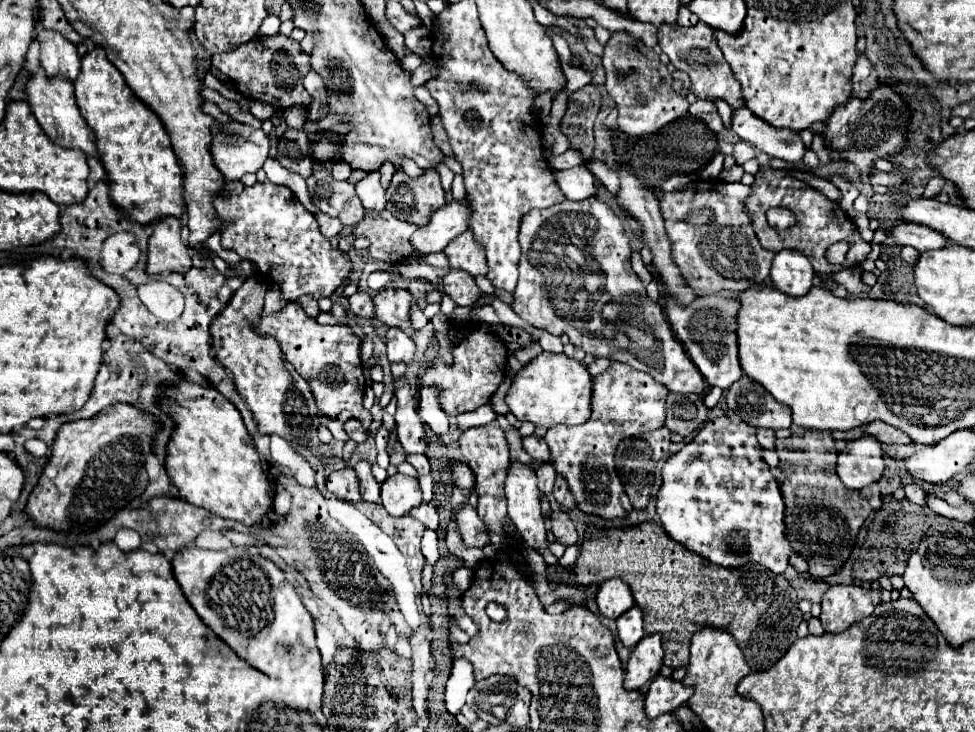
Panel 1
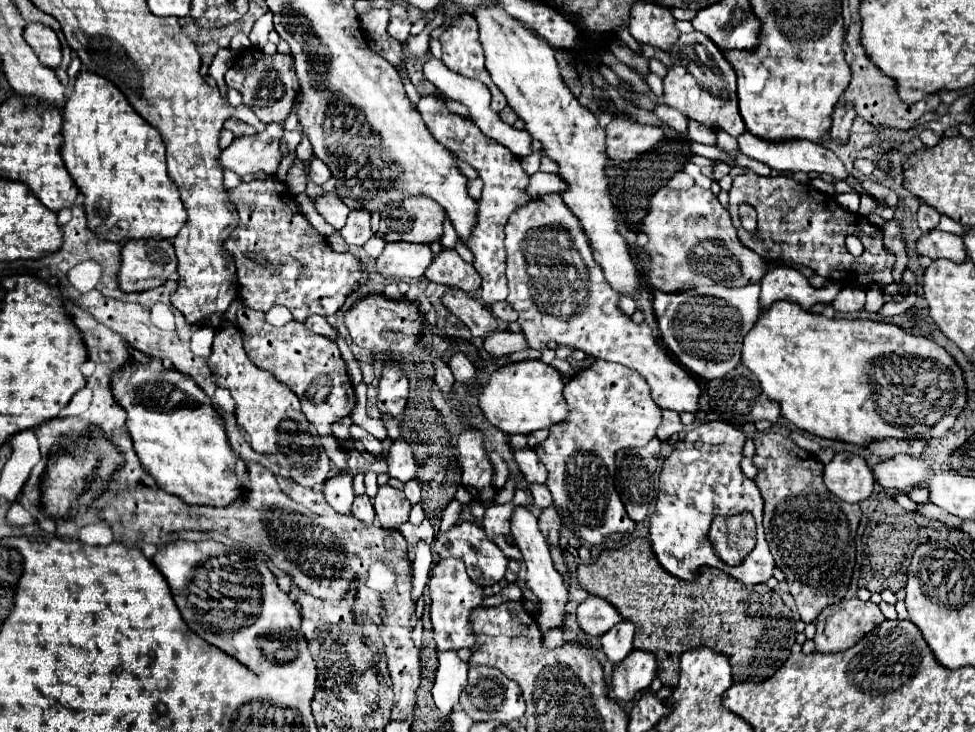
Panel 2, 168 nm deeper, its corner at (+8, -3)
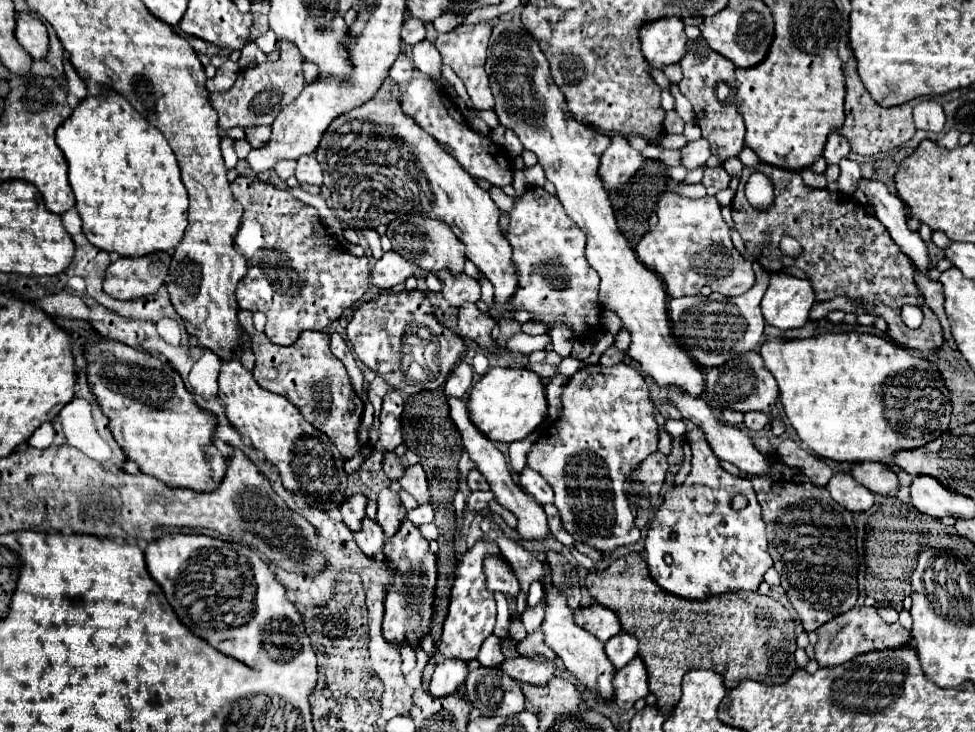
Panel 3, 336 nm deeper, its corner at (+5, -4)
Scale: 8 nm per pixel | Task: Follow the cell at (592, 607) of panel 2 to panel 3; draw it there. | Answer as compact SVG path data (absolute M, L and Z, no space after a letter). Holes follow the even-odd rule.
M601 604L579 608L575 612L575 622L587 632L591 632L595 638L599 638L601 642L607 642L609 638L621 632L619 618L609 608L603 608Z

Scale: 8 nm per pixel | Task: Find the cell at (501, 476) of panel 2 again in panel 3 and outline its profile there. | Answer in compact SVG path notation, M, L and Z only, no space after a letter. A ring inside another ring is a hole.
M447 396L447 402L449 402L449 408L451 408L451 418L455 422L455 426L459 428L461 432L461 438L463 438L463 444L471 456L471 460L477 464L477 468L483 472L483 476L487 478L489 486L491 486L491 492L495 494L495 498L499 500L501 506L505 506L507 510L511 510L519 524L517 524L517 532L523 536L523 538L543 538L549 534L549 526L547 526L547 518L545 518L545 512L543 512L543 506L537 504L531 496L527 496L527 492L523 492L511 478L511 472L509 472L509 466L507 466L507 458L505 454L493 444L489 442L483 434L479 434L479 428L475 428L475 424L471 424L469 420L469 410L467 410L467 404L463 398L455 398L455 396Z

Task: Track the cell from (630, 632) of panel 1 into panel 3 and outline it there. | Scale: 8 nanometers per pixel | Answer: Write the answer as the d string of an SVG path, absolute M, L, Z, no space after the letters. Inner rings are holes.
M619 632L605 644L605 654L611 660L611 664L619 670L623 668L629 660L637 656L637 640L629 632Z

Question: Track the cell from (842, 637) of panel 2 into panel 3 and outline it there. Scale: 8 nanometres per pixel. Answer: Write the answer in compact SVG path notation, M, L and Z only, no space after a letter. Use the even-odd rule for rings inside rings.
M855 606L851 612L843 612L843 616L835 616L835 620L829 620L823 624L823 628L817 628L819 640L815 644L815 658L819 666L837 666L847 660L851 660L857 654L881 650L881 648L897 648L901 644L911 642L911 634L899 624L887 624L875 606Z

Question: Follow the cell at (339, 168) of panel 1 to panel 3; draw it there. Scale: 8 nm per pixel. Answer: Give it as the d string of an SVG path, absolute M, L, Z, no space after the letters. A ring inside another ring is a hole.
M315 154L301 156L297 160L297 172L295 172L295 176L297 176L299 182L307 182L307 184L315 184L315 186L323 184L323 172L321 172L321 166L319 166Z

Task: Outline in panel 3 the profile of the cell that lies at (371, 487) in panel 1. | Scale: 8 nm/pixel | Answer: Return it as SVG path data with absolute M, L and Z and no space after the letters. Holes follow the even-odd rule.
M365 516L361 530L355 532L355 542L367 556L377 556L383 548L383 530L379 528L377 520L371 520L369 516Z

